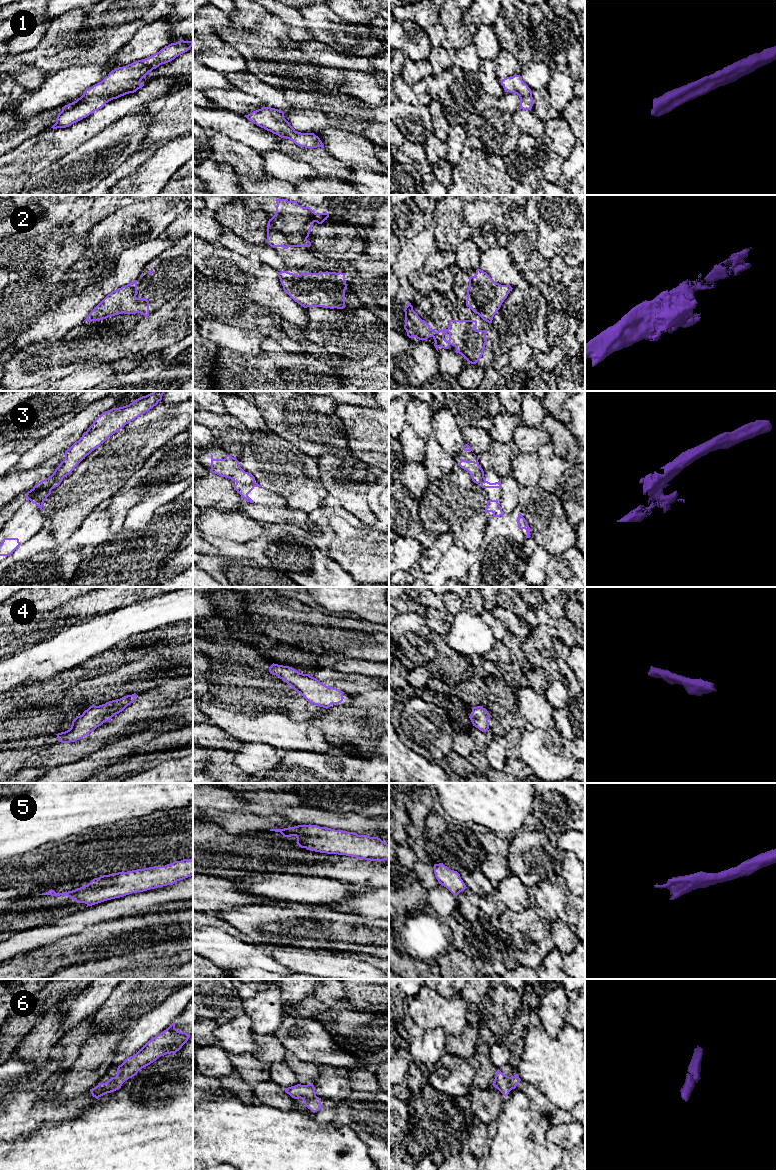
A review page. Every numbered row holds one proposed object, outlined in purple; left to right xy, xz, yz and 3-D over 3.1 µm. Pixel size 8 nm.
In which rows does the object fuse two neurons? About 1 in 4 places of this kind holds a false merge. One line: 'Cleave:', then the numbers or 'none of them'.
Cleave: 3

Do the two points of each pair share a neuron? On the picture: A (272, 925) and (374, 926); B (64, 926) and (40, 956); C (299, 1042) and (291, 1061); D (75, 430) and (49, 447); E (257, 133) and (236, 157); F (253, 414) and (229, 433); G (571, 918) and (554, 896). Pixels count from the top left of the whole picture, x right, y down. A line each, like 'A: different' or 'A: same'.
A: same
B: different
C: different
D: same
E: different
F: different
G: same

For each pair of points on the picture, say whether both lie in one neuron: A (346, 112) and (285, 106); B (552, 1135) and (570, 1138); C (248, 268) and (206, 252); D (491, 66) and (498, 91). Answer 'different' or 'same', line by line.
A: different
B: same
C: same
D: same

